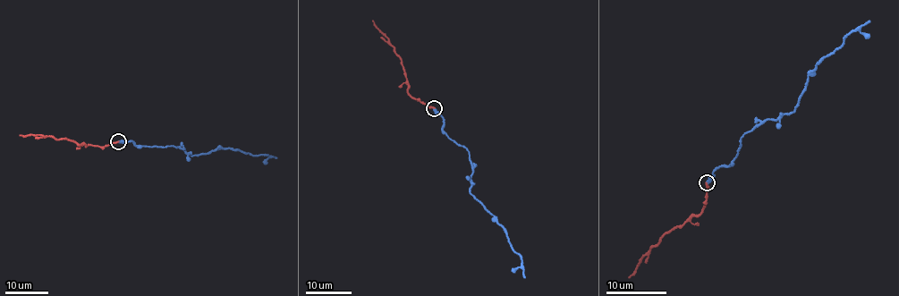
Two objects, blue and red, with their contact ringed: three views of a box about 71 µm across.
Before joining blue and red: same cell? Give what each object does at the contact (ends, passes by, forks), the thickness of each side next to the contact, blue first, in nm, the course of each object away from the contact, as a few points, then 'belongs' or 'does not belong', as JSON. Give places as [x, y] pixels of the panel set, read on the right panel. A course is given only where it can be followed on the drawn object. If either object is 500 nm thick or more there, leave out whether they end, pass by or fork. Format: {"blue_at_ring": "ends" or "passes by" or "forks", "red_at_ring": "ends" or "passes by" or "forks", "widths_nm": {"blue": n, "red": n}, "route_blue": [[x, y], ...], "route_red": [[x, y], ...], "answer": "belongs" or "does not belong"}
{"blue_at_ring": "ends", "red_at_ring": "ends", "widths_nm": {"blue": 400, "red": 280}, "route_blue": [[707, 183], [714, 170], [732, 164], [741, 138], [766, 121], [795, 111], [810, 72], [869, 21]], "route_red": [[707, 183], [708, 186], [703, 209], [690, 216], [682, 225], [663, 233], [657, 244], [639, 258], [629, 277]], "answer": "belongs"}

